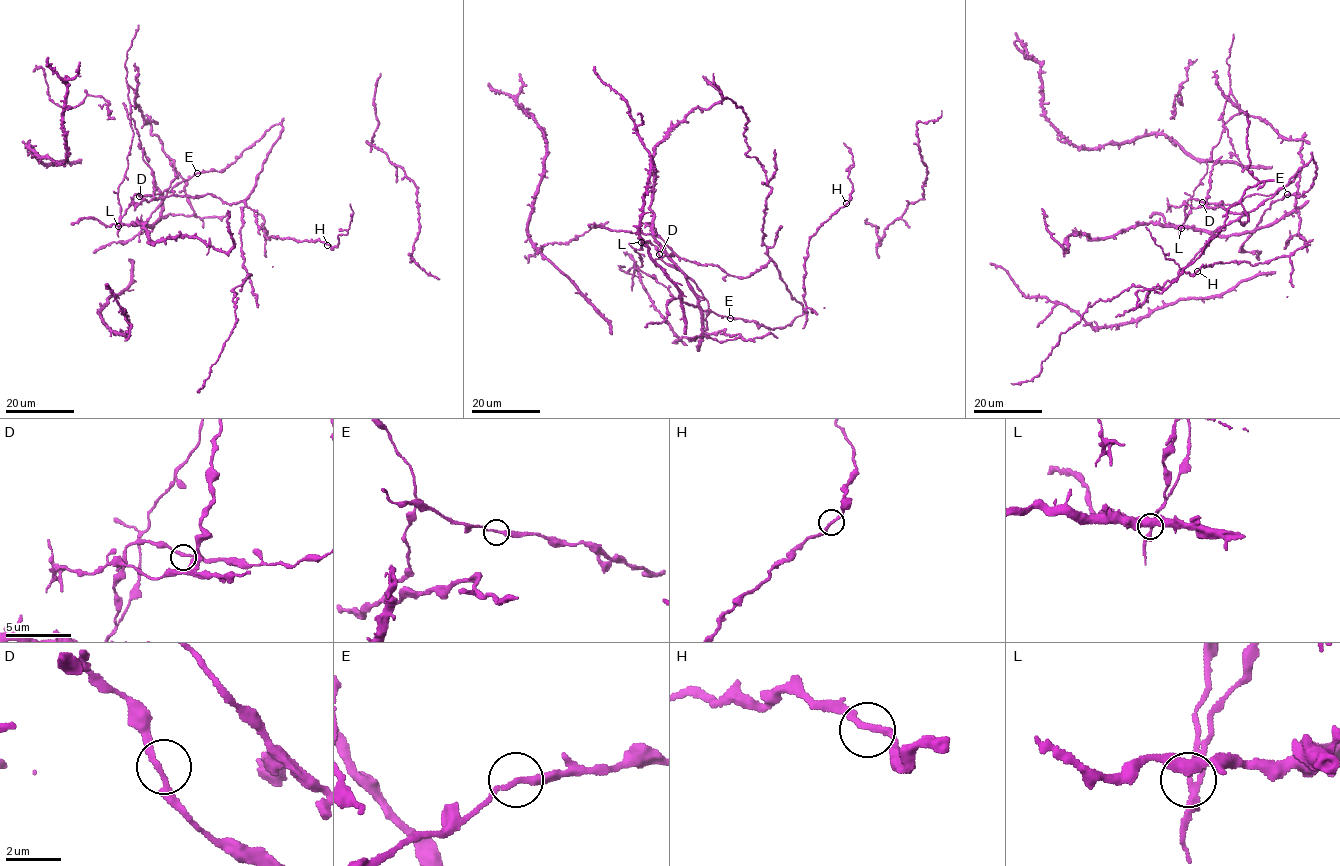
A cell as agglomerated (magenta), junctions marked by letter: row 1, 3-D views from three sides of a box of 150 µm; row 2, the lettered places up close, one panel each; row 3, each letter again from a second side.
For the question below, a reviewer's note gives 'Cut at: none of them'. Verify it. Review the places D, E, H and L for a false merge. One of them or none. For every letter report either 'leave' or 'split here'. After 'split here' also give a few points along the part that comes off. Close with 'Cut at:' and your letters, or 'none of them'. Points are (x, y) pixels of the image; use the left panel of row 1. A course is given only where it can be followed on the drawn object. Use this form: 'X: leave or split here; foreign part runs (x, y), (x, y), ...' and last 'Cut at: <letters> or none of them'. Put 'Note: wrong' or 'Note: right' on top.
Note: wrong
D: leave
E: leave
H: leave
L: split here; foreign part runs (118, 226), (120, 206), (118, 187), (128, 167), (127, 156), (133, 133), (125, 62), (138, 24)
Cut at: L

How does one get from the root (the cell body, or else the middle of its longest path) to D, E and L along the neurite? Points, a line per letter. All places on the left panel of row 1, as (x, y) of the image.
D: (177, 171), (168, 156), (179, 178), (175, 178), (162, 193), (139, 196)
E: (177, 171), (168, 156), (174, 162), (177, 183), (197, 173)
L: (177, 171), (168, 156), (179, 178), (175, 178), (162, 193), (141, 197), (135, 194), (118, 226)

